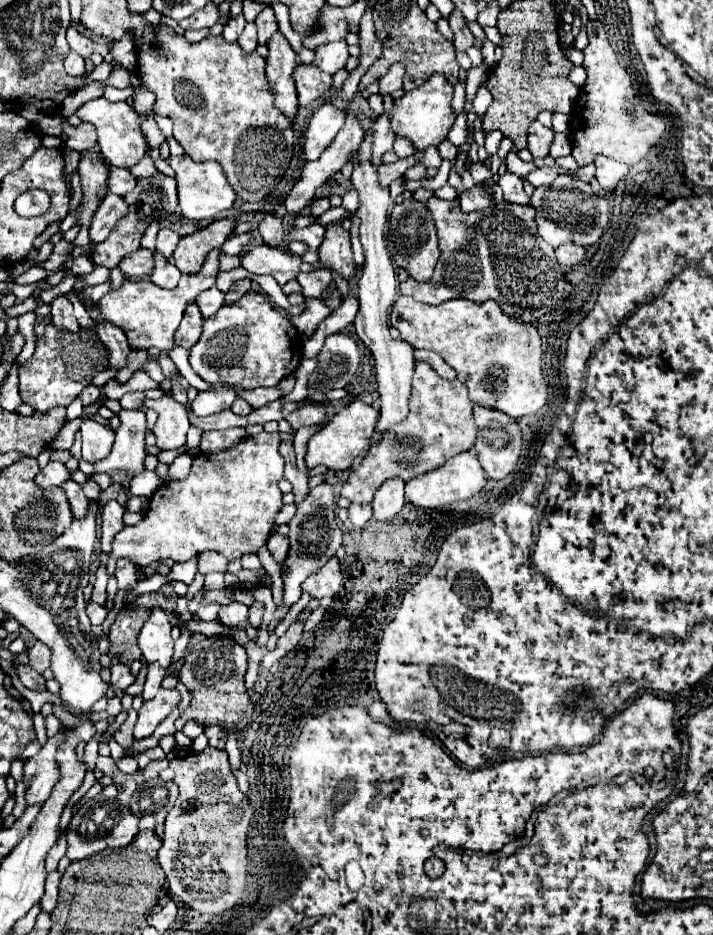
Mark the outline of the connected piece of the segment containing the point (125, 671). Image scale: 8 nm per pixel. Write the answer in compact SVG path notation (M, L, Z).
M112 665L110 667L110 671L112 671L112 679L110 679L110 683L112 683L112 687L120 693L120 691L126 691L132 683L134 683L134 675L130 673L130 669L126 667L126 665Z

